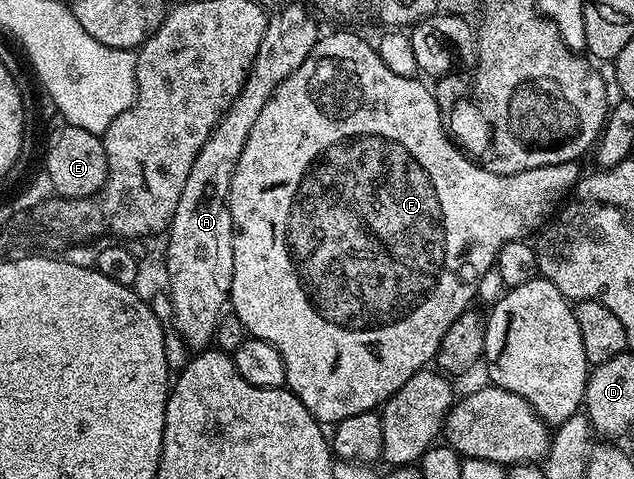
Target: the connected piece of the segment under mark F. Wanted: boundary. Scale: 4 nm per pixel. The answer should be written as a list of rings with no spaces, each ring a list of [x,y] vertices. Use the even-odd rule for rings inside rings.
[[[351,31],[324,34],[313,45],[309,57],[305,57],[301,69],[275,90],[265,109],[261,109],[261,117],[253,121],[253,129],[249,129],[245,149],[241,149],[237,169],[231,178],[227,204],[233,217],[235,236],[230,310],[240,319],[250,338],[269,341],[269,345],[281,353],[281,361],[285,361],[287,390],[293,392],[301,405],[305,405],[311,416],[323,425],[337,424],[345,417],[353,417],[353,413],[382,408],[393,393],[413,377],[413,373],[424,370],[430,364],[427,362],[438,356],[441,337],[445,337],[449,325],[476,302],[481,277],[495,266],[497,253],[501,253],[509,241],[526,240],[530,231],[538,232],[572,194],[581,178],[578,162],[545,165],[541,169],[525,169],[512,175],[487,171],[457,146],[445,126],[445,115],[437,105],[436,92],[431,92],[422,82],[427,84],[419,77],[393,73],[376,48]]]

